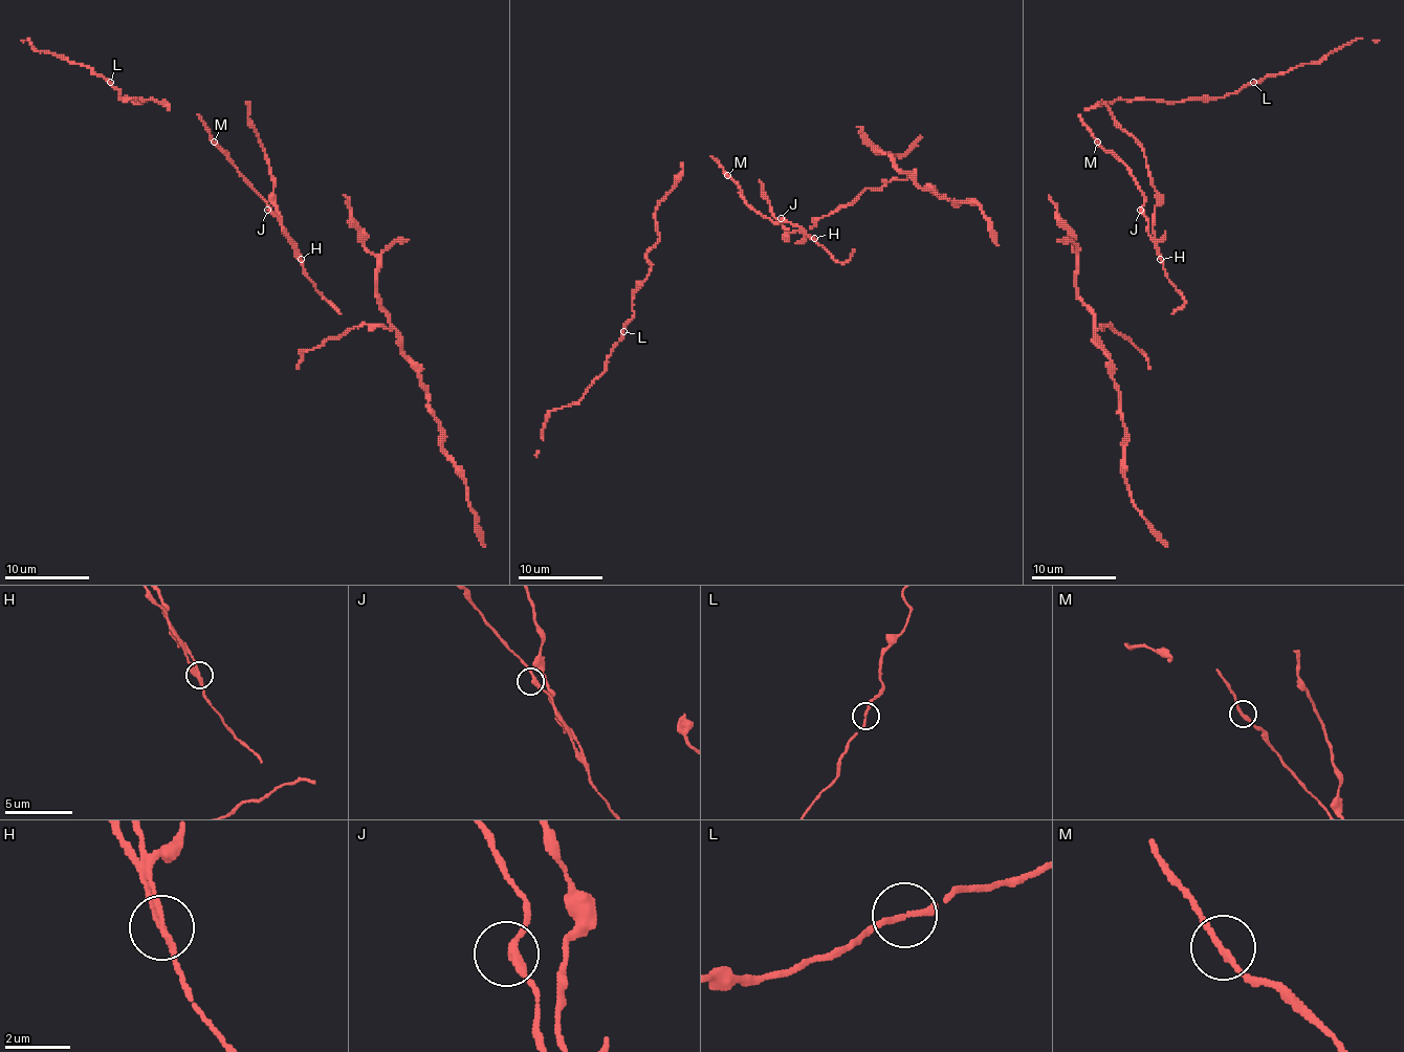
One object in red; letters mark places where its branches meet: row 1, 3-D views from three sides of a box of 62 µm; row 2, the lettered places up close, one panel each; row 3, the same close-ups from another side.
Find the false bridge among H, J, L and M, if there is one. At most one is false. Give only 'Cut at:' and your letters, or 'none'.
Cut at: H

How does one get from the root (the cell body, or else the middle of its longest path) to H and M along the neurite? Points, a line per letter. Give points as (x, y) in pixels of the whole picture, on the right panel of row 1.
H: (1144, 203), (1142, 214), (1148, 220), (1148, 235), (1161, 259)
M: (1144, 203), (1144, 193), (1132, 172), (1097, 141)

